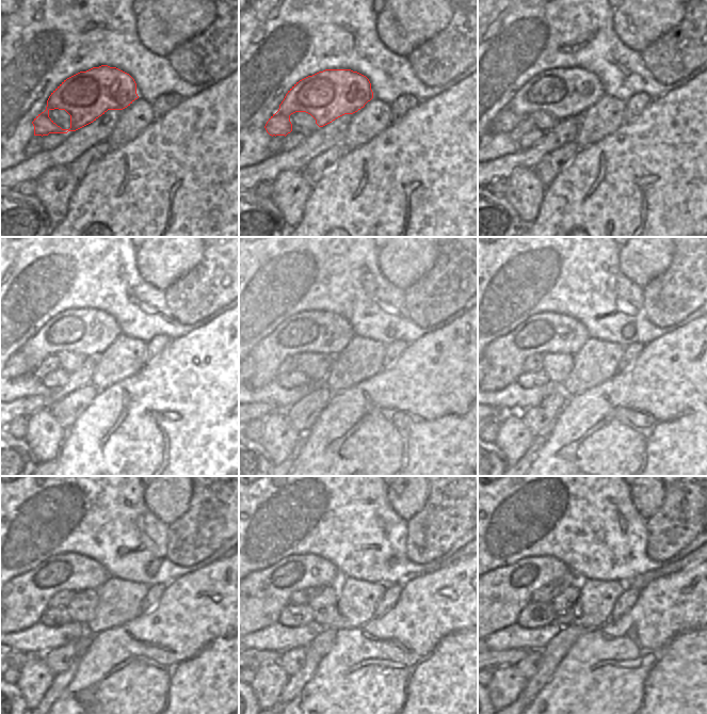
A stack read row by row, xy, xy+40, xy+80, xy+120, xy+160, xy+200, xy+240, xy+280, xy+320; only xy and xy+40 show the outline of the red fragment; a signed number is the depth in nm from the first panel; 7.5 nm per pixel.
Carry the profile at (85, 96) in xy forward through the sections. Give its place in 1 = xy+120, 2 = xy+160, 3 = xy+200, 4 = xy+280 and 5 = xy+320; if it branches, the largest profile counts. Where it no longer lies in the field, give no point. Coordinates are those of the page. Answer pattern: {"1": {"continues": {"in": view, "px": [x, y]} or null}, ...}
{"1": {"continues": {"in": "xy+120", "px": [89, 332]}}, "2": {"continues": {"in": "xy+160", "px": [310, 331]}}, "3": {"continues": {"in": "xy+200", "px": [501, 364]}}, "4": {"continues": {"in": "xy+280", "px": [260, 597]}}, "5": {"continues": {"in": "xy+320", "px": [499, 596]}}}

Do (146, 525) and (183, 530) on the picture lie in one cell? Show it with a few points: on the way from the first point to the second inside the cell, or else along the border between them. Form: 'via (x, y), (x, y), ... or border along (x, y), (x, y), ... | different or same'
border along (169, 524), (169, 541), (165, 553) | different

